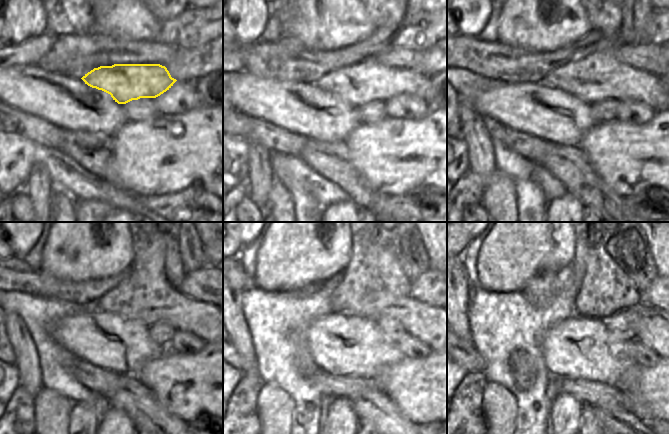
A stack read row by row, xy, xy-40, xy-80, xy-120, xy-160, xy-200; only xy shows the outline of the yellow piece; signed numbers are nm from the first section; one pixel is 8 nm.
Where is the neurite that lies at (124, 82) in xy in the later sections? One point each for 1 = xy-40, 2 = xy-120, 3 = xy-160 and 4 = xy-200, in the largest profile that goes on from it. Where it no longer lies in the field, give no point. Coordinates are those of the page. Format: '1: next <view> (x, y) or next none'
1: next xy-40 (368, 80)
2: next xy-120 (153, 300)
3: next xy-160 (425, 322)
4: next xy-200 (650, 333)

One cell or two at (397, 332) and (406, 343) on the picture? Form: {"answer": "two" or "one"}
{"answer": "two"}

